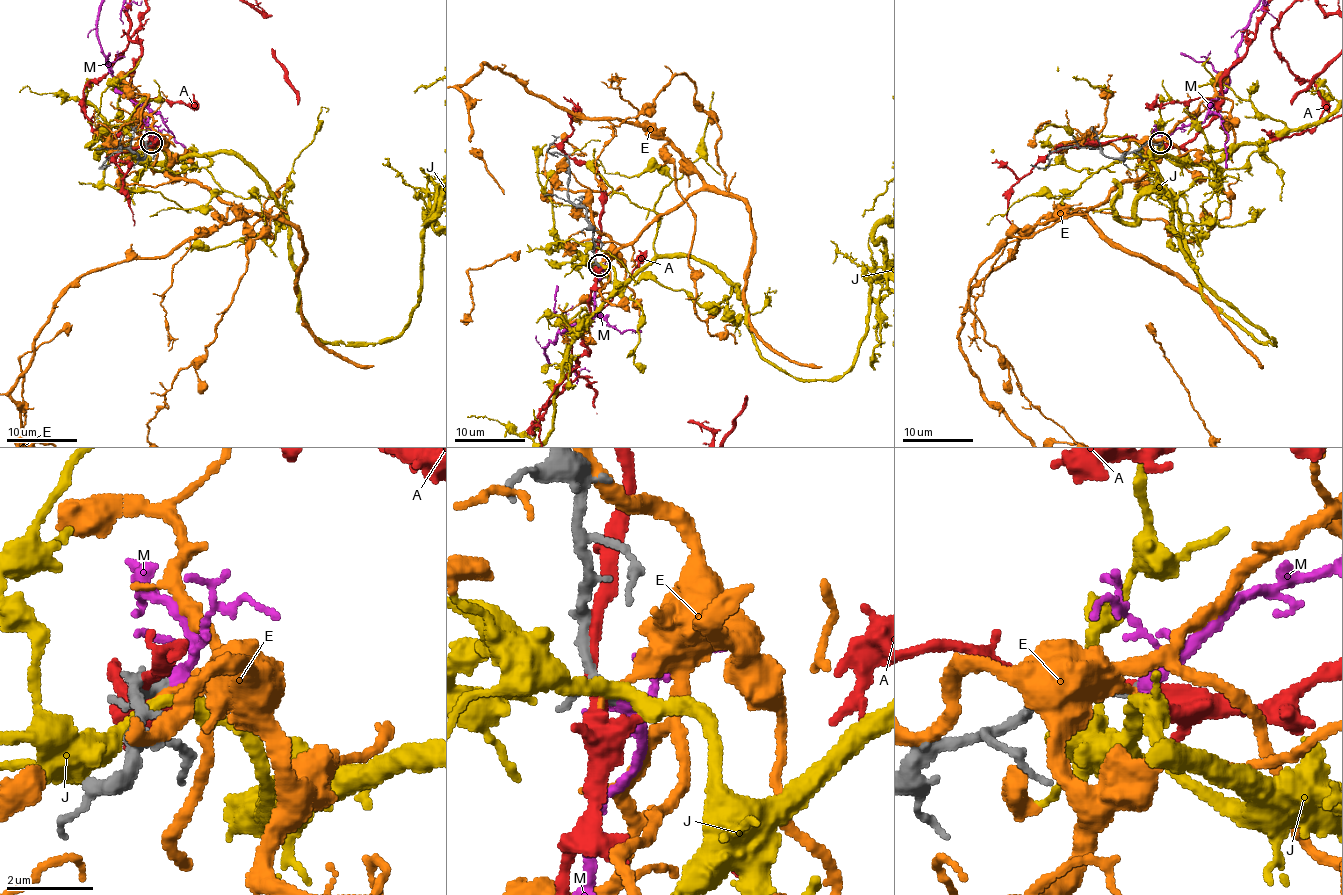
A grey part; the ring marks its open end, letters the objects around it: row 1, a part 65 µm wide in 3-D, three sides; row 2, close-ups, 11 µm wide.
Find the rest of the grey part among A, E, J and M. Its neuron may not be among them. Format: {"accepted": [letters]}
{"accepted": ["M"]}

